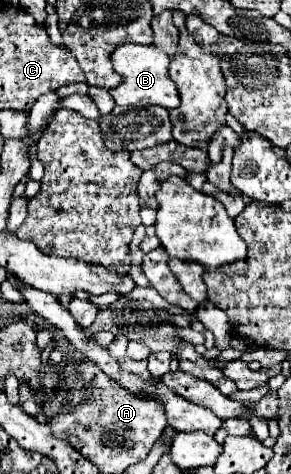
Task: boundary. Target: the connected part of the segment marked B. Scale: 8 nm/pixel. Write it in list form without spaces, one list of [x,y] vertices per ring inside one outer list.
[[[124,43],[118,45],[110,53],[110,61],[114,65],[114,71],[122,75],[122,83],[118,87],[110,89],[110,95],[114,97],[116,105],[162,105],[166,109],[178,107],[178,91],[168,75],[170,57],[164,51],[158,51],[152,45],[140,45],[140,43]]]

